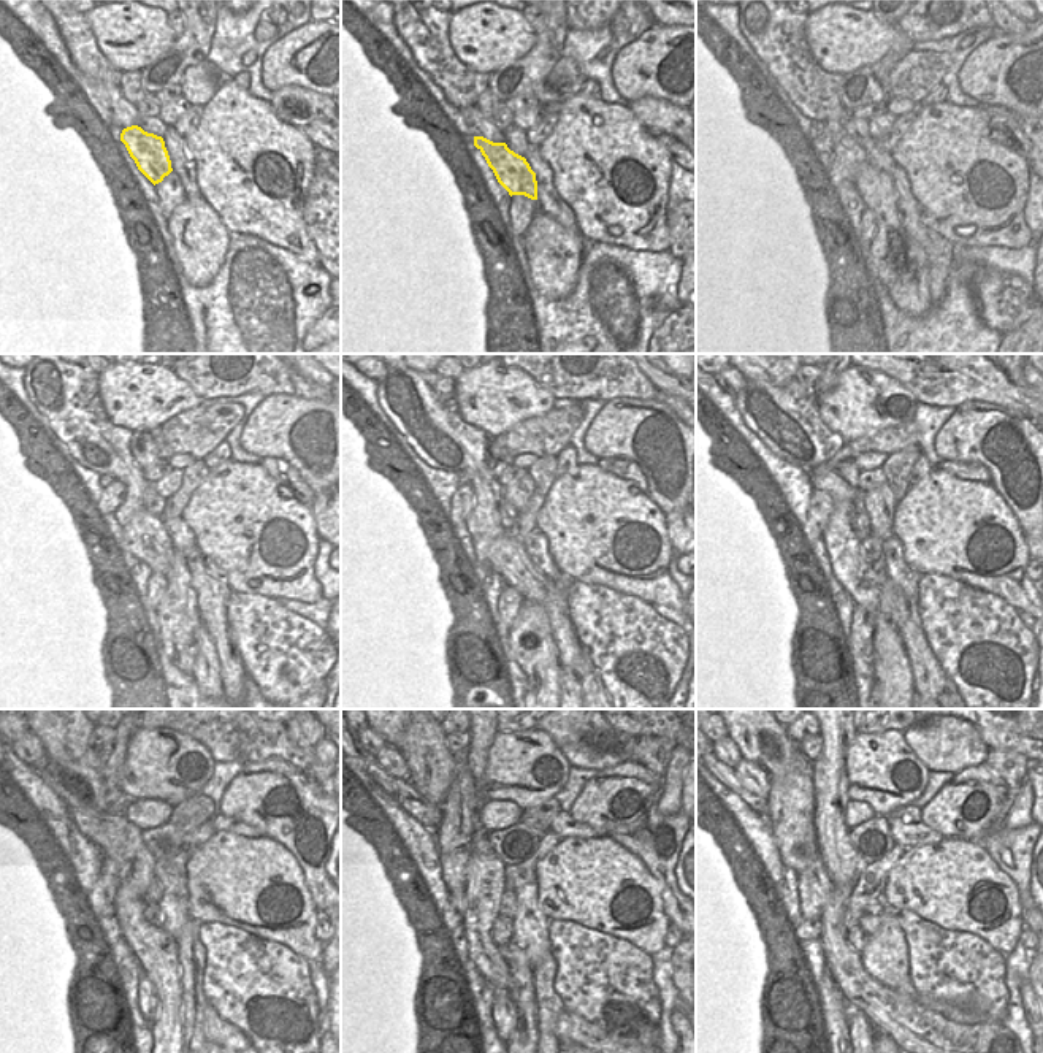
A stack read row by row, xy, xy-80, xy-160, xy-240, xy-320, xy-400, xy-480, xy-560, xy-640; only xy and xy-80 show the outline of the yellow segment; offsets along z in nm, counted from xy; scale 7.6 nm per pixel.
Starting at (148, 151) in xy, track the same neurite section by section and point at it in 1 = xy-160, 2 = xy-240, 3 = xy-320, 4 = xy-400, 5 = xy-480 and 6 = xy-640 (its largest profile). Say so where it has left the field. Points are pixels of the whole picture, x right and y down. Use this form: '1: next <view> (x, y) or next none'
1: next xy-160 (877, 189)
2: next xy-240 (178, 619)
3: next xy-320 (533, 646)
4: next xy-400 (891, 665)
5: next none
6: next none

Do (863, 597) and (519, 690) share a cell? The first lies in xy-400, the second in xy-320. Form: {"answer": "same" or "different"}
{"answer": "different"}

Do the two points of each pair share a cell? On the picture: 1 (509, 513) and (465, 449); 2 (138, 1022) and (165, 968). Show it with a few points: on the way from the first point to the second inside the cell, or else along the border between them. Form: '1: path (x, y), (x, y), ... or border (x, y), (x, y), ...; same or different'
1: border (501, 498), (500, 524), (506, 530); different
2: border (151, 1023), (152, 1036); different

